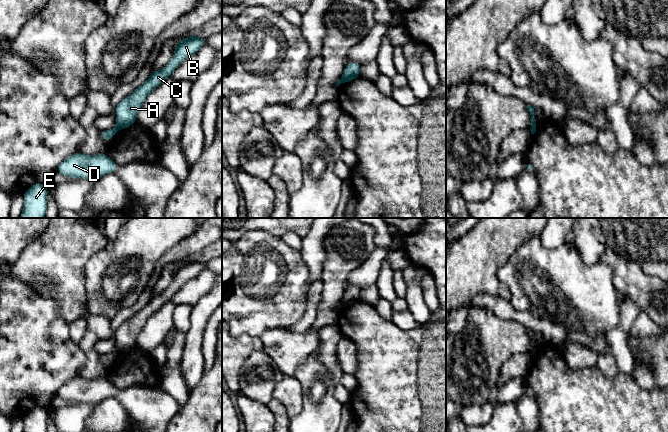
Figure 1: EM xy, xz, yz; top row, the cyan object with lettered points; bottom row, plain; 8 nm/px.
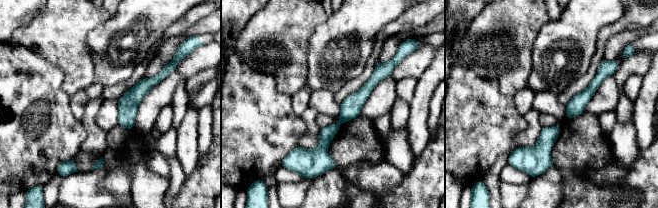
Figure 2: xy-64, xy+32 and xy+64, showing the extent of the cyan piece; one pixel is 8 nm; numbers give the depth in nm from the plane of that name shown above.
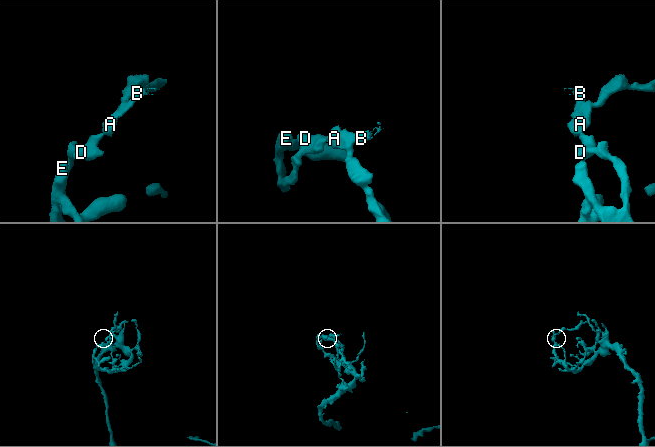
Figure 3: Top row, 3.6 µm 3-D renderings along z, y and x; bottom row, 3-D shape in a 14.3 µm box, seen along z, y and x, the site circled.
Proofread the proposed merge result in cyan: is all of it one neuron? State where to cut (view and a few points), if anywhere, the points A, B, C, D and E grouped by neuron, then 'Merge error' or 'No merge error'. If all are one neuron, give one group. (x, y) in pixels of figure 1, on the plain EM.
Split along yz (532, 349), (535, 350). Groups: A B C / D E. Merge error

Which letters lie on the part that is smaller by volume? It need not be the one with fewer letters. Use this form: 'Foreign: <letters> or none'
Foreign: A, B, C

